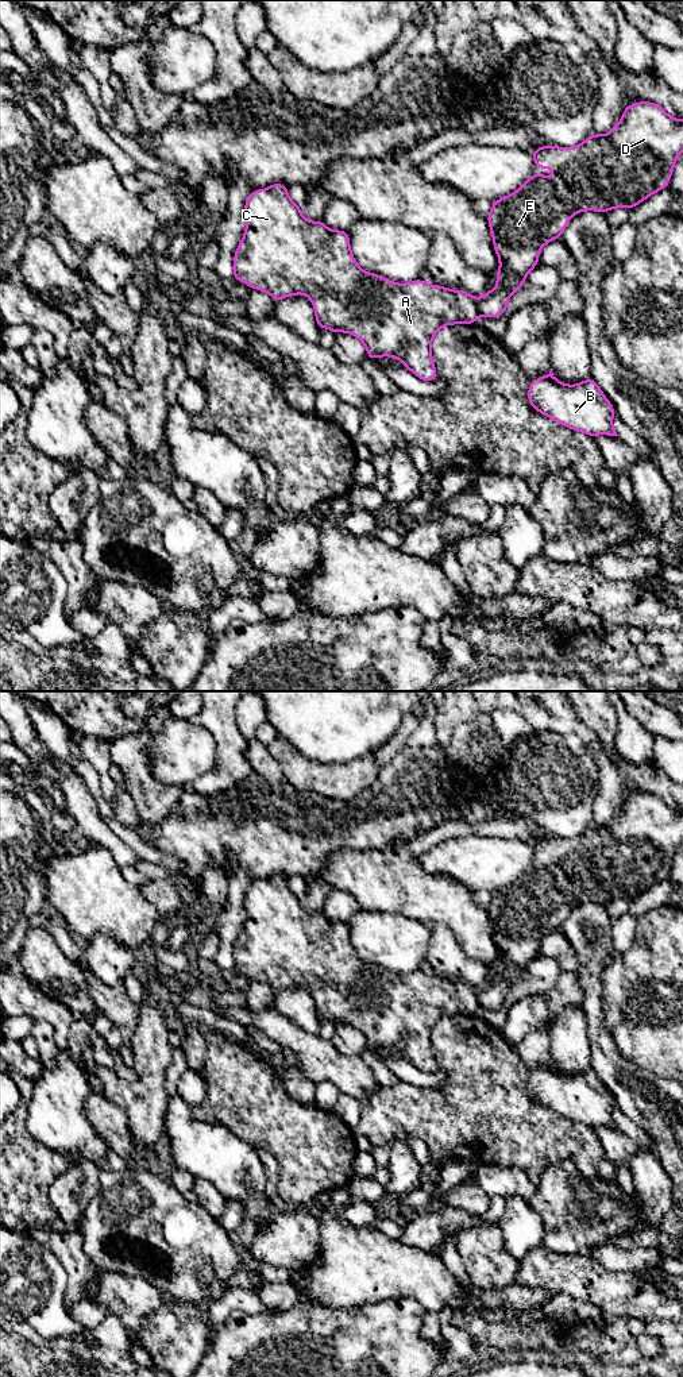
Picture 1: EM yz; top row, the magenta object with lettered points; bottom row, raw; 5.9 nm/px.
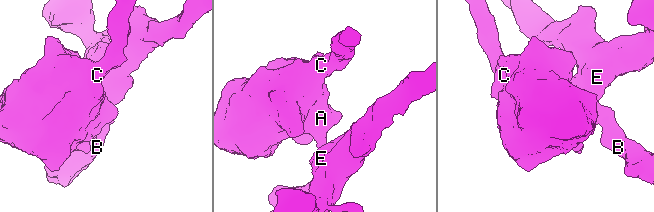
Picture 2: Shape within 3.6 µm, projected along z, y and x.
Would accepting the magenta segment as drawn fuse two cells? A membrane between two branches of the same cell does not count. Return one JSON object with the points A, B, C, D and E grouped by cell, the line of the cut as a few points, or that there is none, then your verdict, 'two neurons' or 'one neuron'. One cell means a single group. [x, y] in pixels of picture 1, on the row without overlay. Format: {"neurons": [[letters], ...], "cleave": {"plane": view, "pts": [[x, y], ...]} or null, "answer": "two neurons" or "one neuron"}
{"neurons": [["A", "C"], ["B", "D", "E"]], "cleave": {"plane": "yz", "pts": [[477, 990], [481, 1006]]}, "answer": "two neurons"}

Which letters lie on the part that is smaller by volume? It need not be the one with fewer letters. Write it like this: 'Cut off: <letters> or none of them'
Cut off: A, C

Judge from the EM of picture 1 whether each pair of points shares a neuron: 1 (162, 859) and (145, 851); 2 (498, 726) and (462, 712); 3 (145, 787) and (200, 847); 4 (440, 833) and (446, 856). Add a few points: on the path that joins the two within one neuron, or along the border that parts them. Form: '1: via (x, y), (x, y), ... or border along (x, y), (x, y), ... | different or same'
1: via (158, 859), (149, 855) | same
2: border along (481, 712), (463, 721), (455, 729), (451, 739) | different
3: border along (186, 787), (168, 816), (157, 824), (145, 824) | different
4: border along (474, 833), (448, 837), (416, 857) | different

